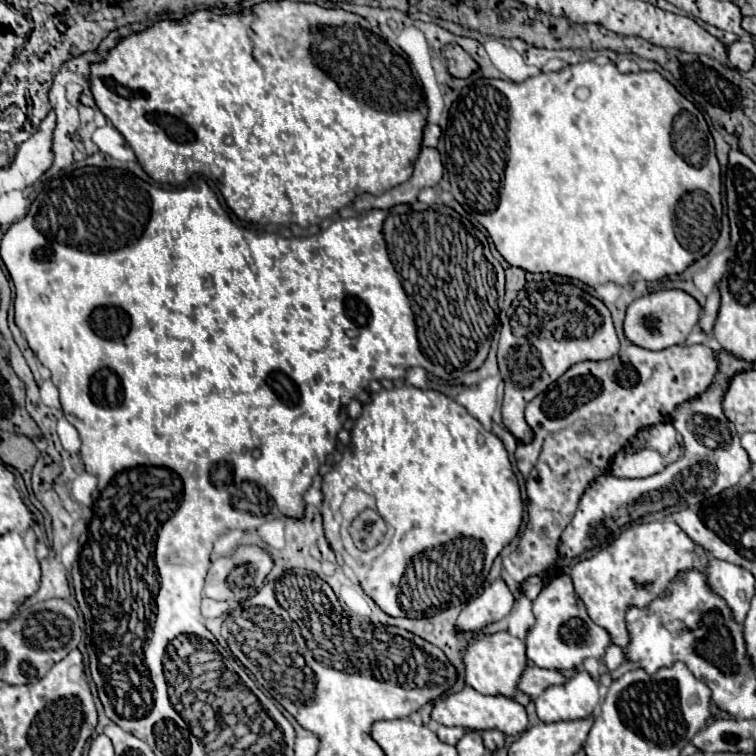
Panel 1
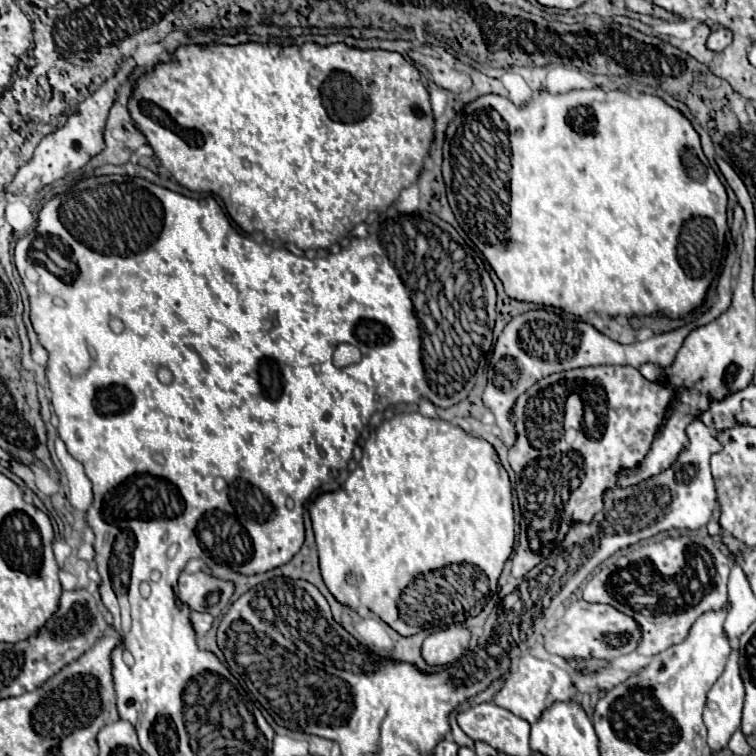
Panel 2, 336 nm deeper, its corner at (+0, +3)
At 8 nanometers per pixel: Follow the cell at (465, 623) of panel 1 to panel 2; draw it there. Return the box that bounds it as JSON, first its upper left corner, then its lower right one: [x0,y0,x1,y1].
[421,624,471,666]

